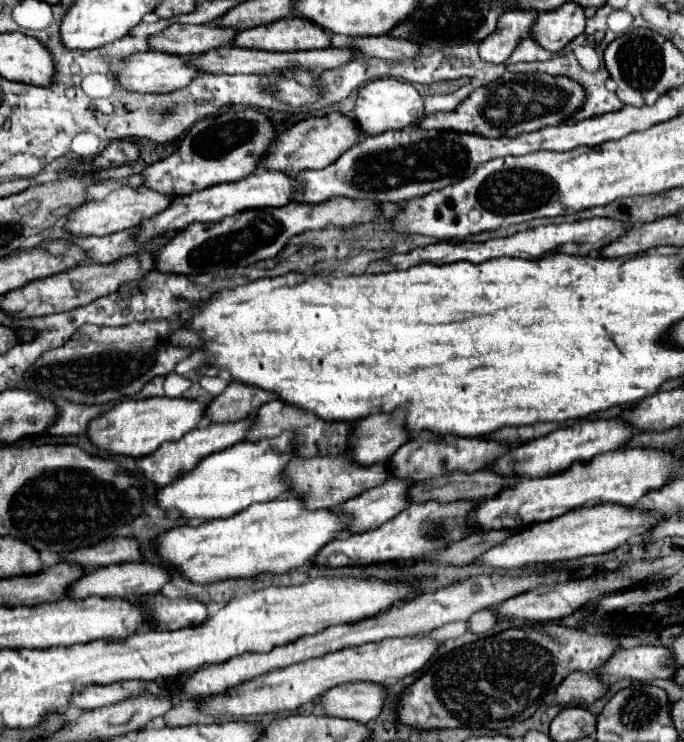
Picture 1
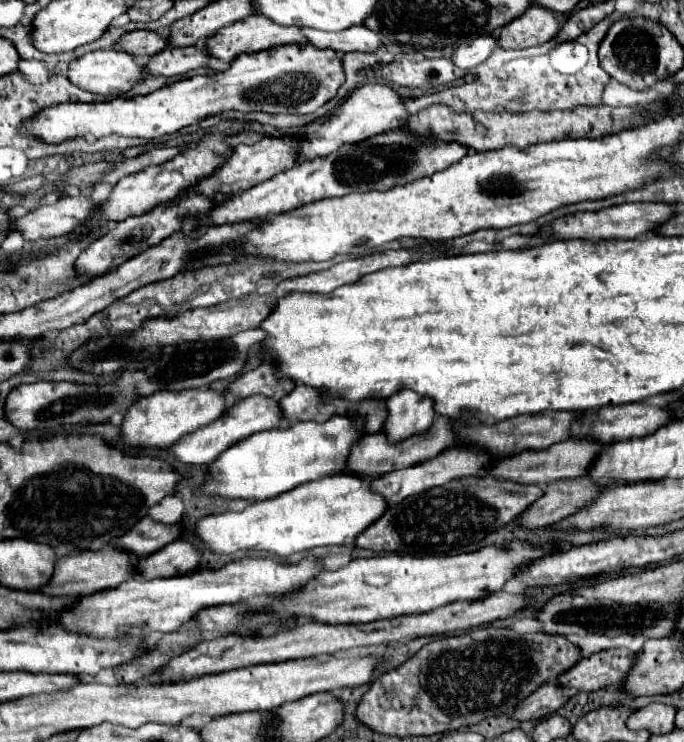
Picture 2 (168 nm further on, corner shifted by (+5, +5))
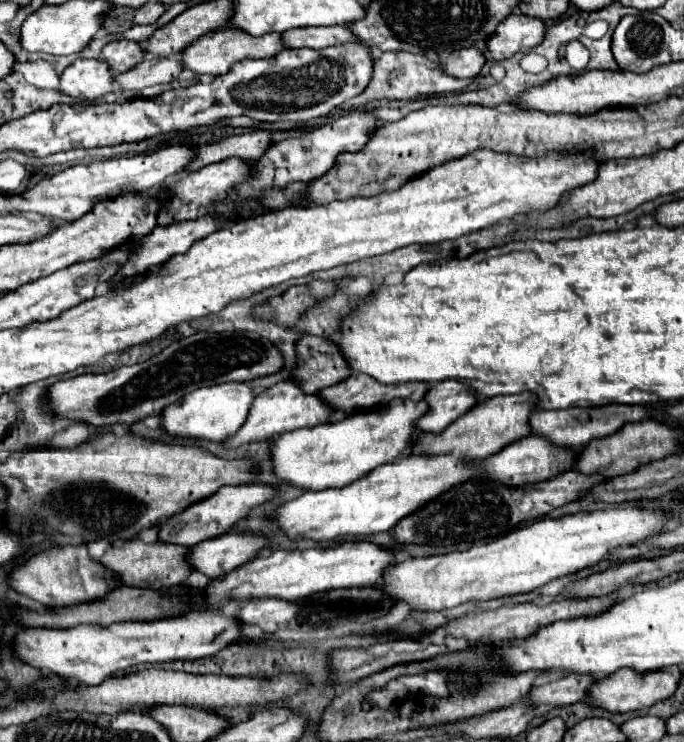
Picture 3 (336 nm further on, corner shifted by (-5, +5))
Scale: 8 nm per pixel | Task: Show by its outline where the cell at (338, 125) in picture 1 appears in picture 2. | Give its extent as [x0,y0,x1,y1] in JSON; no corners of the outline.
[192,136,300,198]

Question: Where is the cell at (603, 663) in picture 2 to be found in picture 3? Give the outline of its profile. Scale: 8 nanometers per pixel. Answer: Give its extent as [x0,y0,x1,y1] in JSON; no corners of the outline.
[530,674,596,706]

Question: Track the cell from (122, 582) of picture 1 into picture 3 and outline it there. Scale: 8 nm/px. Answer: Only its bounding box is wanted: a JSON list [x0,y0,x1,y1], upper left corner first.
[186,532,266,578]

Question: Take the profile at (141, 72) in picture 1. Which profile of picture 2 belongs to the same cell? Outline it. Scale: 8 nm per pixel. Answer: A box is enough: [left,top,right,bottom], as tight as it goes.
[68,50,144,96]

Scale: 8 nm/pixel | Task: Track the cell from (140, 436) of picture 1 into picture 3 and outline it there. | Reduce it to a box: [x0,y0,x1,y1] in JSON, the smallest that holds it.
[160,382,252,442]

